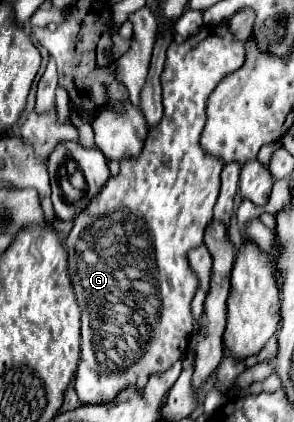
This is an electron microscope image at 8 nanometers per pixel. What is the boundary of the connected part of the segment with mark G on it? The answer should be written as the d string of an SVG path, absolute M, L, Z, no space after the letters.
M206 25L198 35L194 35L192 39L186 39L182 45L172 43L166 51L166 65L164 65L164 71L160 77L160 81L162 81L162 105L164 105L162 121L156 127L148 127L148 137L144 141L144 149L140 151L140 155L124 157L120 161L120 173L116 177L110 177L104 183L102 191L74 219L74 227L66 239L66 249L68 249L68 271L70 271L70 279L72 279L72 287L74 287L80 311L82 311L82 351L80 351L76 379L74 379L74 389L76 389L76 395L78 395L82 405L110 403L112 399L116 399L116 395L120 391L124 391L128 387L136 387L138 391L142 391L152 375L162 375L166 369L170 369L172 363L176 363L184 357L184 351L186 351L188 339L190 339L190 331L192 331L190 303L192 303L196 289L198 289L196 275L188 267L188 251L202 245L204 231L212 221L212 211L214 211L218 191L220 191L220 171L224 167L222 159L208 155L200 145L200 133L202 133L204 119L206 119L206 101L208 101L210 93L216 89L216 85L220 83L220 79L228 77L232 71L238 71L244 65L244 61L246 61L244 45L236 43L236 39L232 39L232 33L228 31L226 25L212 25L212 27Z

